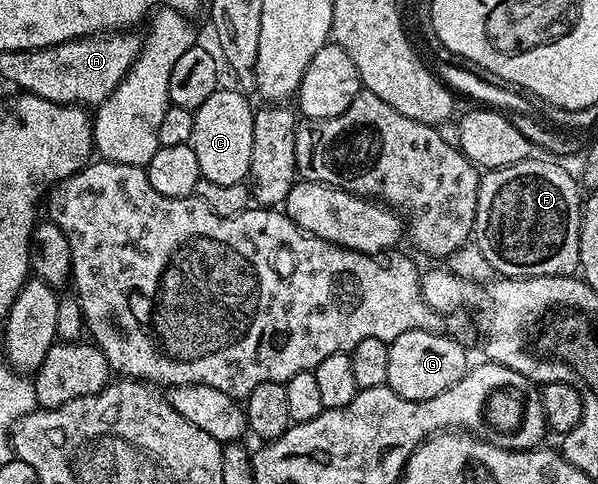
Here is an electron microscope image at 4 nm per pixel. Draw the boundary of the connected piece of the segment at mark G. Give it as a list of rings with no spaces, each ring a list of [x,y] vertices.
[[[421,328],[398,334],[398,338],[394,338],[388,346],[388,387],[394,389],[402,398],[425,400],[434,398],[434,394],[442,394],[442,390],[450,390],[454,382],[461,380],[468,373],[470,361],[463,346],[444,335],[440,332],[427,332]]]

